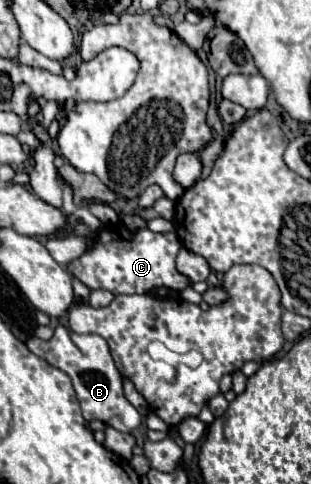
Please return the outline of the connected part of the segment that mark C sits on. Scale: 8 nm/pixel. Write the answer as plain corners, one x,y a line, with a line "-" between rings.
123,226
123,236
111,236
109,240
97,240
89,250
85,250
83,256
73,260
67,270
81,280
91,290
109,290
115,296
117,294
147,294
153,288
171,288
171,290
183,290
191,282
187,276
179,274
175,268
175,258
181,248
181,242
175,232
167,234
155,234
147,228
143,230
127,230

